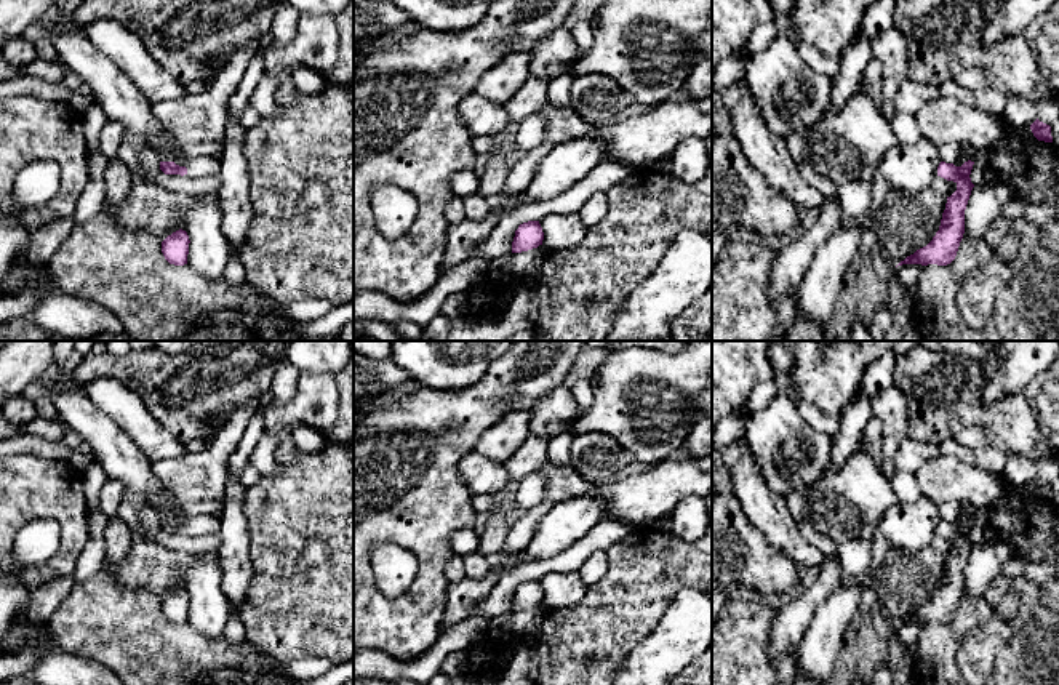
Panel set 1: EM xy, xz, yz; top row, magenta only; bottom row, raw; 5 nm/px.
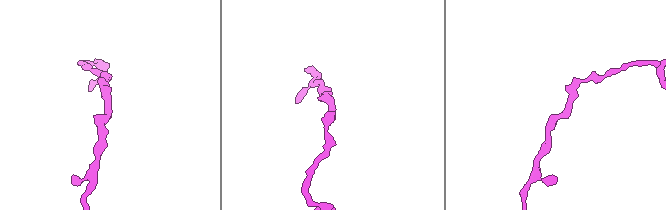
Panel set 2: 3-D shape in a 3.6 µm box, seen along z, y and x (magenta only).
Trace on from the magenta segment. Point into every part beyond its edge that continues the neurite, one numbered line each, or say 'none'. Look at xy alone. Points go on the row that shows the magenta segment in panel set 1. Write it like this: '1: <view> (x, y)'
1: xy (205, 165)

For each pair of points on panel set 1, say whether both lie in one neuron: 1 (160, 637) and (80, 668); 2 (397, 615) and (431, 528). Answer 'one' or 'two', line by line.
1: two
2: one

